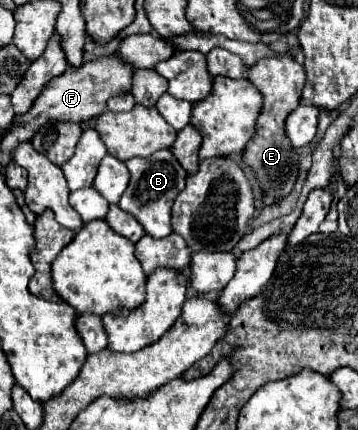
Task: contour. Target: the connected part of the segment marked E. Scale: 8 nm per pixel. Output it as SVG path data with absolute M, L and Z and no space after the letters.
M277 54L271 58L263 58L261 62L257 62L257 66L249 68L247 80L263 96L263 108L255 124L255 136L247 142L241 160L255 172L257 182L263 190L265 204L279 204L293 190L299 176L299 160L295 148L287 138L285 118L299 106L301 90L305 84L305 70L289 54Z

